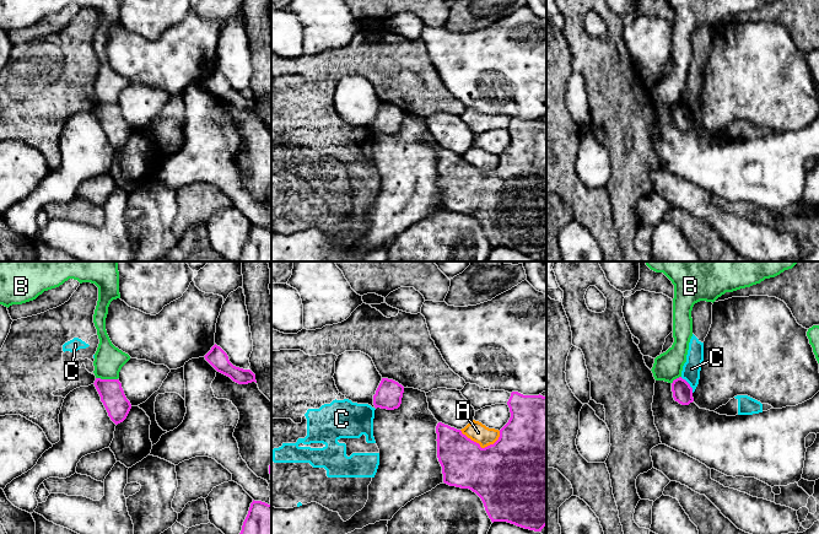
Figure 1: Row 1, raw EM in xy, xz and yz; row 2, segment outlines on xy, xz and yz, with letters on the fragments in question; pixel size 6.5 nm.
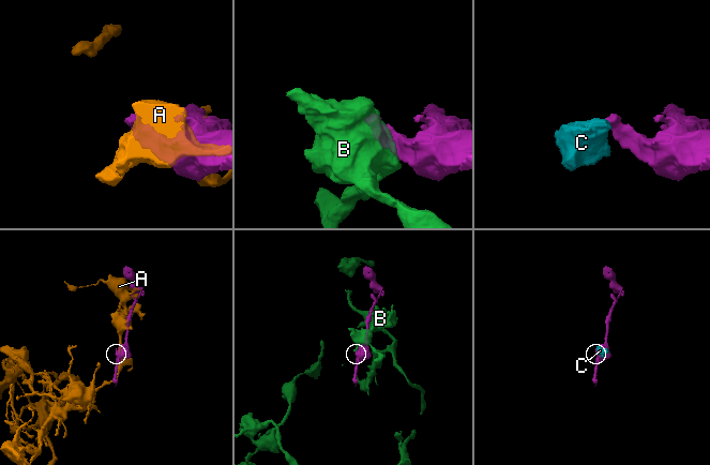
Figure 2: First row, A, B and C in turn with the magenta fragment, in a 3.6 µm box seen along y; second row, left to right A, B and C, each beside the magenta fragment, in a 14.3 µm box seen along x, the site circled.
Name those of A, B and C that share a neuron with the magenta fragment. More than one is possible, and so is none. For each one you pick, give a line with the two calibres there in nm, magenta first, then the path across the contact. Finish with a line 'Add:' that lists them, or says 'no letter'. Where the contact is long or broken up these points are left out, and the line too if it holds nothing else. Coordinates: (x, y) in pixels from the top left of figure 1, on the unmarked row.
Add: no letter

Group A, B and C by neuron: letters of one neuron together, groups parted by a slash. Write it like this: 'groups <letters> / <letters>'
groups A / B / C

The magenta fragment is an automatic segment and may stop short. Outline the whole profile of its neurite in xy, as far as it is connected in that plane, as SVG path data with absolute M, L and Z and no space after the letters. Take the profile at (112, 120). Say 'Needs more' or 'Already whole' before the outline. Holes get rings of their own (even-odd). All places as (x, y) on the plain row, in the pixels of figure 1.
Already whole. M96 103L93 109L111 145L115 150L123 147L131 134L131 129L126 124L119 104Z

